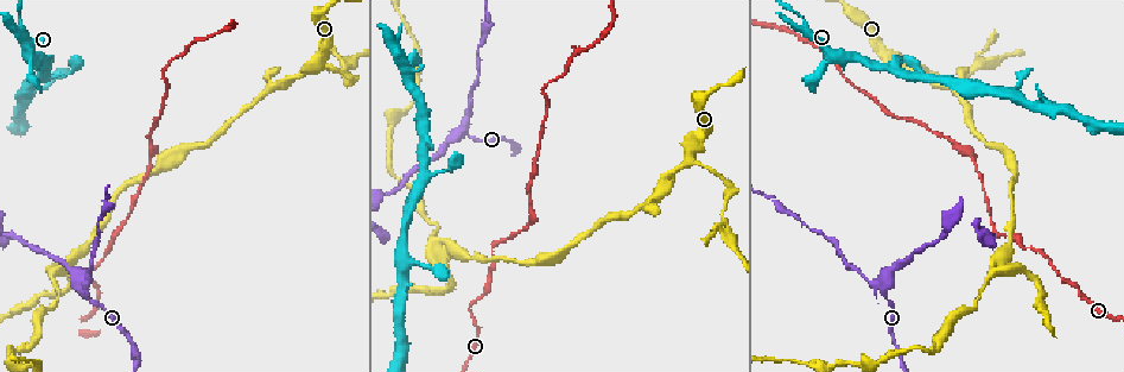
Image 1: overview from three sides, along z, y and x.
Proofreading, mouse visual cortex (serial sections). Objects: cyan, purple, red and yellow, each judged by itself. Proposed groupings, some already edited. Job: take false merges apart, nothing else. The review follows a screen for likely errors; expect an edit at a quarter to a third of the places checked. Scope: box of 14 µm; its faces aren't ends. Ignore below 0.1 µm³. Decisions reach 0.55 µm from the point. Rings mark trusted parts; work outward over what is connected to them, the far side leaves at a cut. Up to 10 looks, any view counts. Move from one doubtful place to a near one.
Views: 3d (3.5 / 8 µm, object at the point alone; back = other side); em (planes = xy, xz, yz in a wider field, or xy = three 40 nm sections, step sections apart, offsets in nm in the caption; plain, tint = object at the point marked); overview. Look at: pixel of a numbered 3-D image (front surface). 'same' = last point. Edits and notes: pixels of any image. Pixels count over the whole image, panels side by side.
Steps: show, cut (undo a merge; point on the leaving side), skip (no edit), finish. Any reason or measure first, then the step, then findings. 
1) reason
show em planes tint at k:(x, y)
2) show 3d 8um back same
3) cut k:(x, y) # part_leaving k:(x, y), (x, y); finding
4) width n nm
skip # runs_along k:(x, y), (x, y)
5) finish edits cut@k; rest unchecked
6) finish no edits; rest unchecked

thin arm on a thick one
show 3d 3.5um at 1:(690, 162)

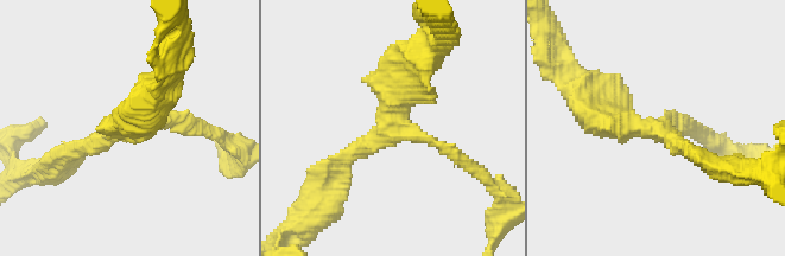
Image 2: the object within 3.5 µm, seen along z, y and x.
show em planes tint at 2:(657, 128)

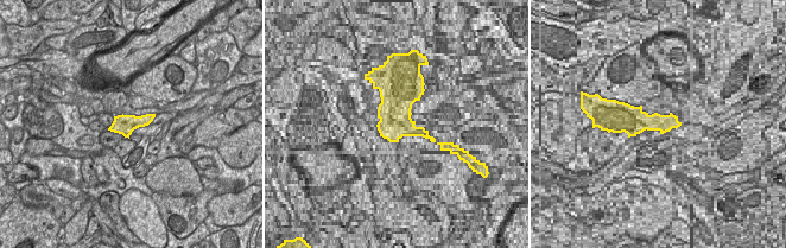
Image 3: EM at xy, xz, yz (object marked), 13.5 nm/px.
skip # runs_along 2:(415, 61), (388, 127), (330, 172); all the same cell

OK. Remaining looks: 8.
show 3d 3.5um at 1:(466, 131)

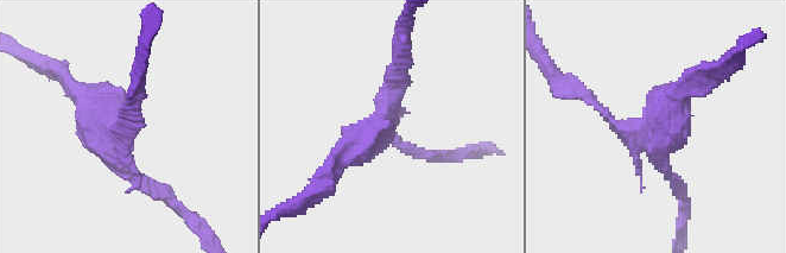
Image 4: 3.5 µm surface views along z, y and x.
now the EM
show em xy step 1 tint at 4:(659, 139)

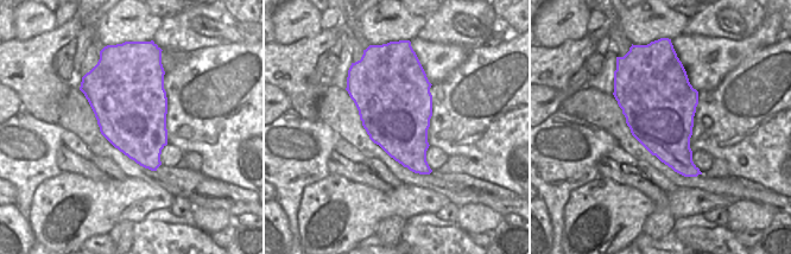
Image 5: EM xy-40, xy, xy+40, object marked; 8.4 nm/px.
another direction
show em planes tint same

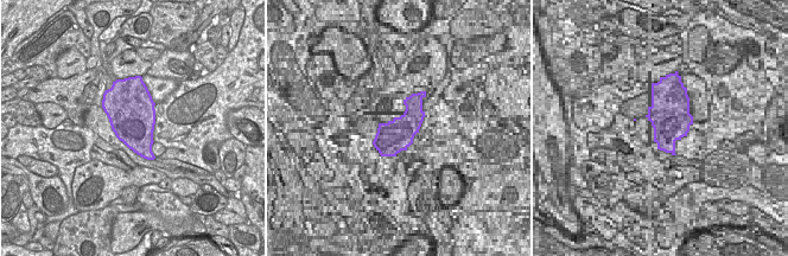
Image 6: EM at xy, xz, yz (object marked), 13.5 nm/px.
width 650 nm
cut 4:(712, 83) # part_leaving 4:(677, 95), (698, 87), (743, 44); a second cell is stuck on

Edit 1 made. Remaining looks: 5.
redraw
show overview

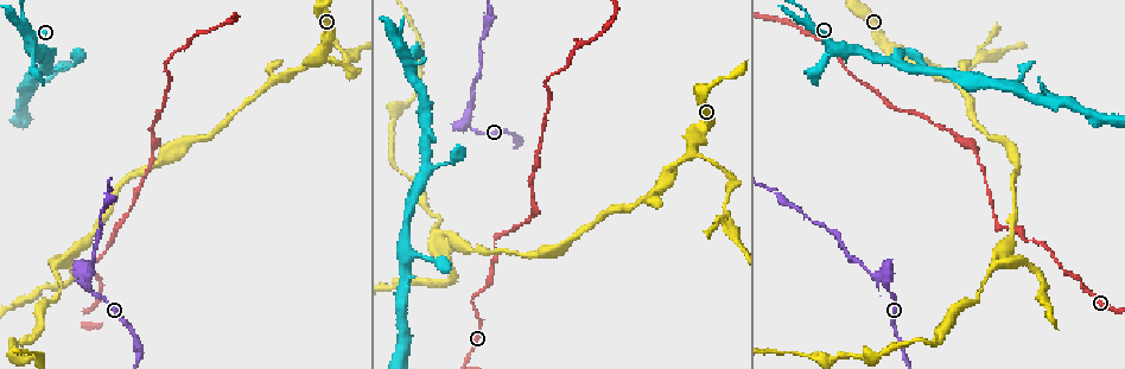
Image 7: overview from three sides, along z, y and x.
abrupt turn
show 3d 3.5um at 7:(999, 249)

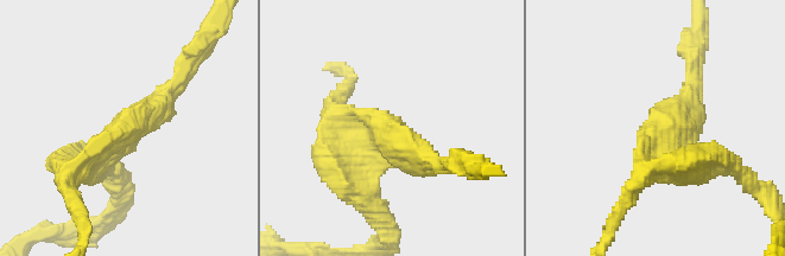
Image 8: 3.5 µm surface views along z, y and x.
show em xy step 5 tint at 8:(661, 130)

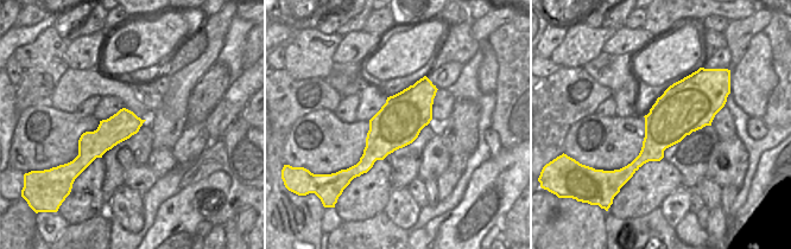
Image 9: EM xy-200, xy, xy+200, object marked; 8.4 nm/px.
width 400 nm
skip # runs_along 8:(179, 80), (65, 177); one cell here

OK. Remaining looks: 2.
finish edits cut@4; rest unchecked

